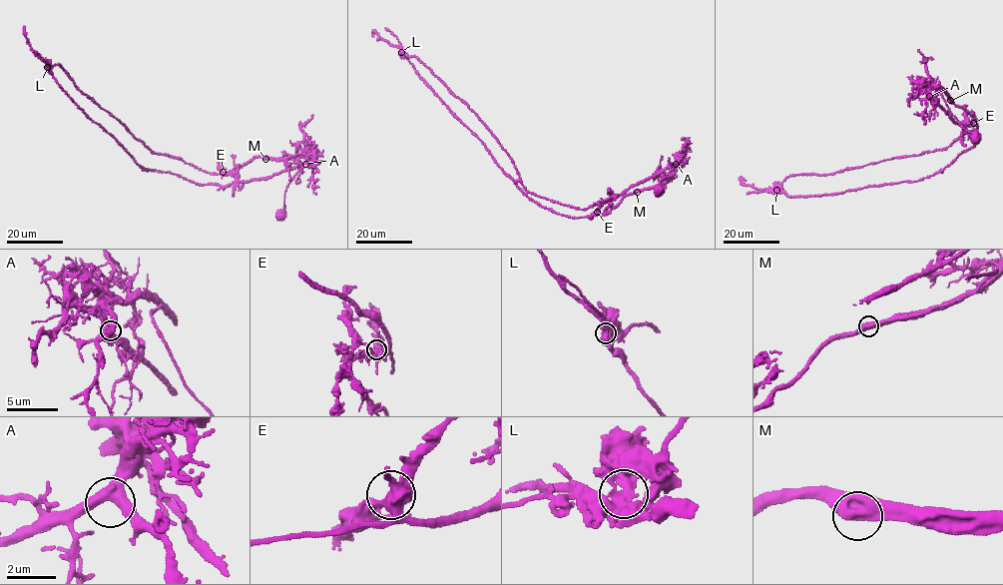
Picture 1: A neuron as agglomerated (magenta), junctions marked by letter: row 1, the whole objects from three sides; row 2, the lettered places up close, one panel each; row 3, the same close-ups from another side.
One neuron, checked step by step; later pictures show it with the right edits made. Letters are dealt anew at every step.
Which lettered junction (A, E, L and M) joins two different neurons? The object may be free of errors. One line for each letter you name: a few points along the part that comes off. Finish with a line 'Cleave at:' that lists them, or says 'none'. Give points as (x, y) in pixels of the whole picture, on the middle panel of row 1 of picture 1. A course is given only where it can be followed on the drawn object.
L: course (401, 52), (417, 58), (465, 103), (506, 152), (529, 192), (588, 209), (676, 164), (666, 178), (676, 176)
Cleave at: L

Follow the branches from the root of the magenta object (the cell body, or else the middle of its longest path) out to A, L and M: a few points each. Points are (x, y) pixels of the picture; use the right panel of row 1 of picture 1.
A: (976, 138), (953, 115), (941, 94), (942, 89), (931, 89), (929, 96)
L: (976, 138), (953, 115), (943, 90), (973, 115), (976, 130), (942, 149), (825, 175), (789, 176), (776, 190)
M: (976, 138), (953, 115), (940, 91), (943, 90), (950, 101)

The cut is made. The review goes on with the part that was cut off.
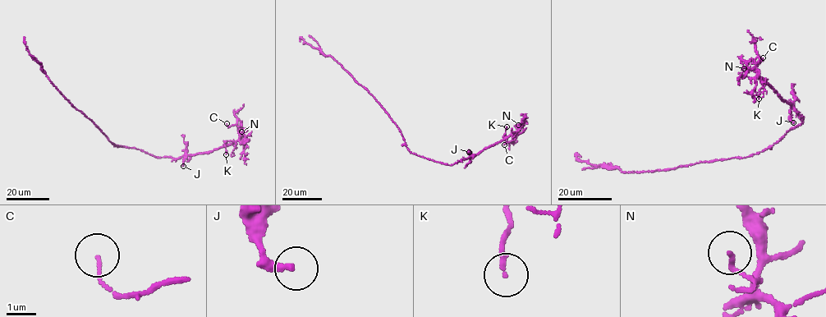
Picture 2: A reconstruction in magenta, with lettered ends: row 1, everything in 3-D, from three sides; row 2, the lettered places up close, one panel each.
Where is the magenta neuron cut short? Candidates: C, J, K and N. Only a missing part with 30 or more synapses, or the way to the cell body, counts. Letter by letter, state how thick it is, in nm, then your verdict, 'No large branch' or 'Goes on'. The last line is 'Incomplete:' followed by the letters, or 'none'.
C: Thickness 90 nm. No large branch
J: Thickness 240 nm. No large branch
K: Thickness 150 nm. No large branch
N: Thickness 130 nm. No large branch
Incomplete: none

